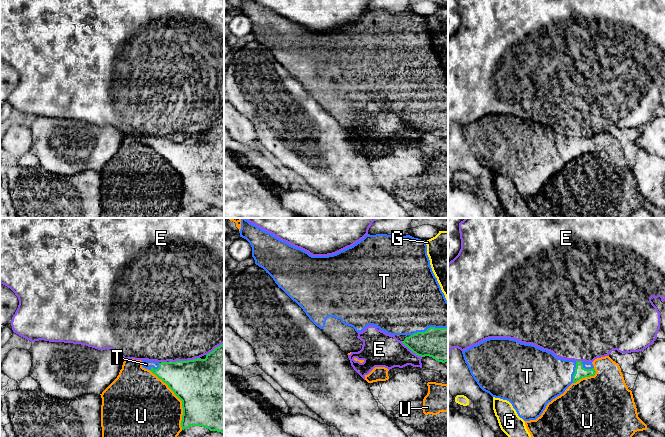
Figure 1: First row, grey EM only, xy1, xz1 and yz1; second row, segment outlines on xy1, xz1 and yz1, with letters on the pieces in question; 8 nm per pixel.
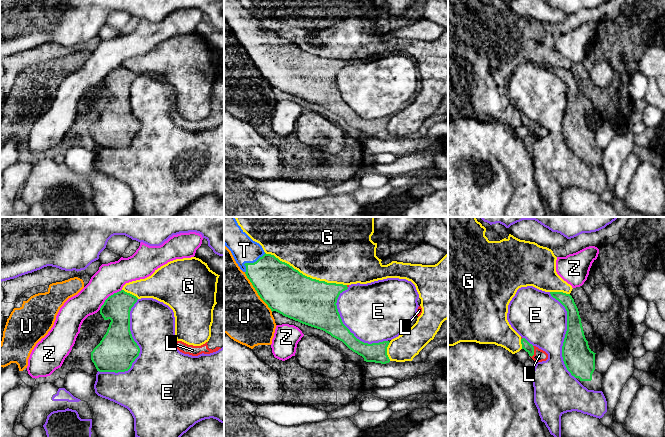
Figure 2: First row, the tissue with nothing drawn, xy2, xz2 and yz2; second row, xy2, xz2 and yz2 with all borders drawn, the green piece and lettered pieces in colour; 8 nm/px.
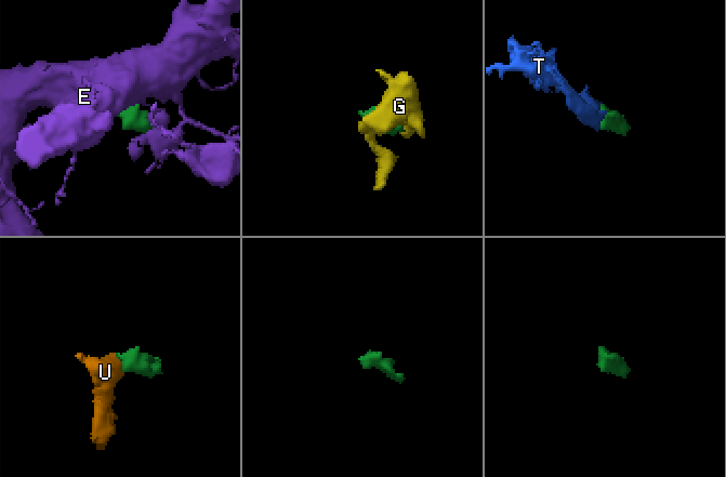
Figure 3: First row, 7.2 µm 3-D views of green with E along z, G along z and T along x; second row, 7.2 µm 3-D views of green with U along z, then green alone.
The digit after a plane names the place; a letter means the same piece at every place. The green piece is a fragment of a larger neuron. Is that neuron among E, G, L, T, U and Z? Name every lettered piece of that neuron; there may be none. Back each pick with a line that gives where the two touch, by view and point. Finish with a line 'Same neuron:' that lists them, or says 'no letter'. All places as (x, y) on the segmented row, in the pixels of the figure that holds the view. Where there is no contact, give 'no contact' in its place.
L: contact yz2 (533, 352)
T: contact xz1 (428, 328)
Same neuron: L, T

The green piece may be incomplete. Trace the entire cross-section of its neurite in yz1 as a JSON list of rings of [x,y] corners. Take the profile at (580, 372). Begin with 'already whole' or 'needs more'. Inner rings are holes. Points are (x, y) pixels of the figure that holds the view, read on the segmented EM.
needs more; [[[489,338],[462,351],[462,354],[479,387],[492,397],[509,401],[524,421],[536,420],[541,416],[547,404],[563,394],[572,383],[594,376],[596,373],[592,362],[557,358],[550,351],[510,338]]]

